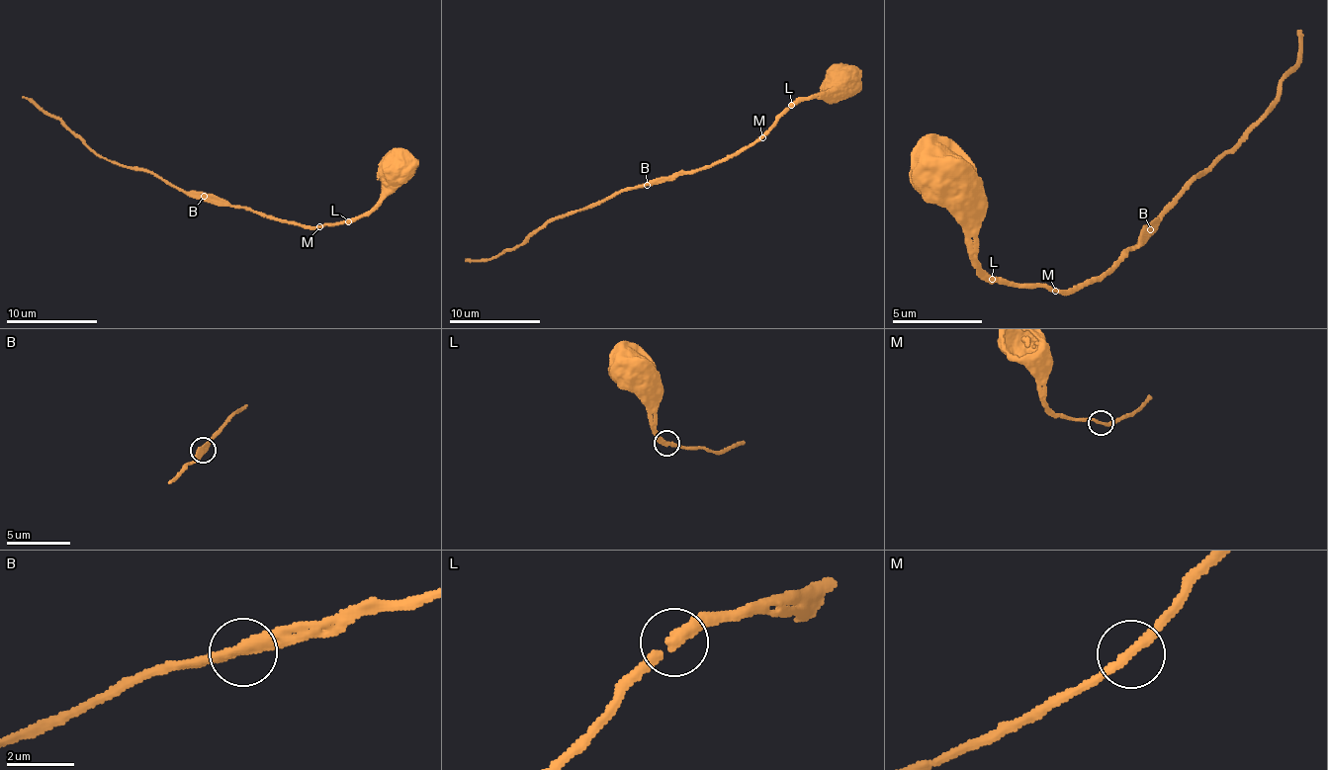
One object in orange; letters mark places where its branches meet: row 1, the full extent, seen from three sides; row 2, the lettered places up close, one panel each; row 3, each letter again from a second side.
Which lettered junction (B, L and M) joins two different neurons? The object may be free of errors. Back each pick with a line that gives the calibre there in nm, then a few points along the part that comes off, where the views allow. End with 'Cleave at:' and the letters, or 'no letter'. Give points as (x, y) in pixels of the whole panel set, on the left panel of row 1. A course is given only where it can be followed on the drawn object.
Cleave at: no letter

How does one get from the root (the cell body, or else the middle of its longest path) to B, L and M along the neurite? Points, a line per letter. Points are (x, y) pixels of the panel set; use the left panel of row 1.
B: (399, 168), (403, 175), (367, 212), (349, 220), (314, 227), (274, 220), (242, 207), (218, 205), (204, 196)
L: (399, 168), (403, 175), (367, 212), (349, 220)
M: (399, 168), (403, 175), (367, 212), (349, 220), (324, 222), (319, 227)

